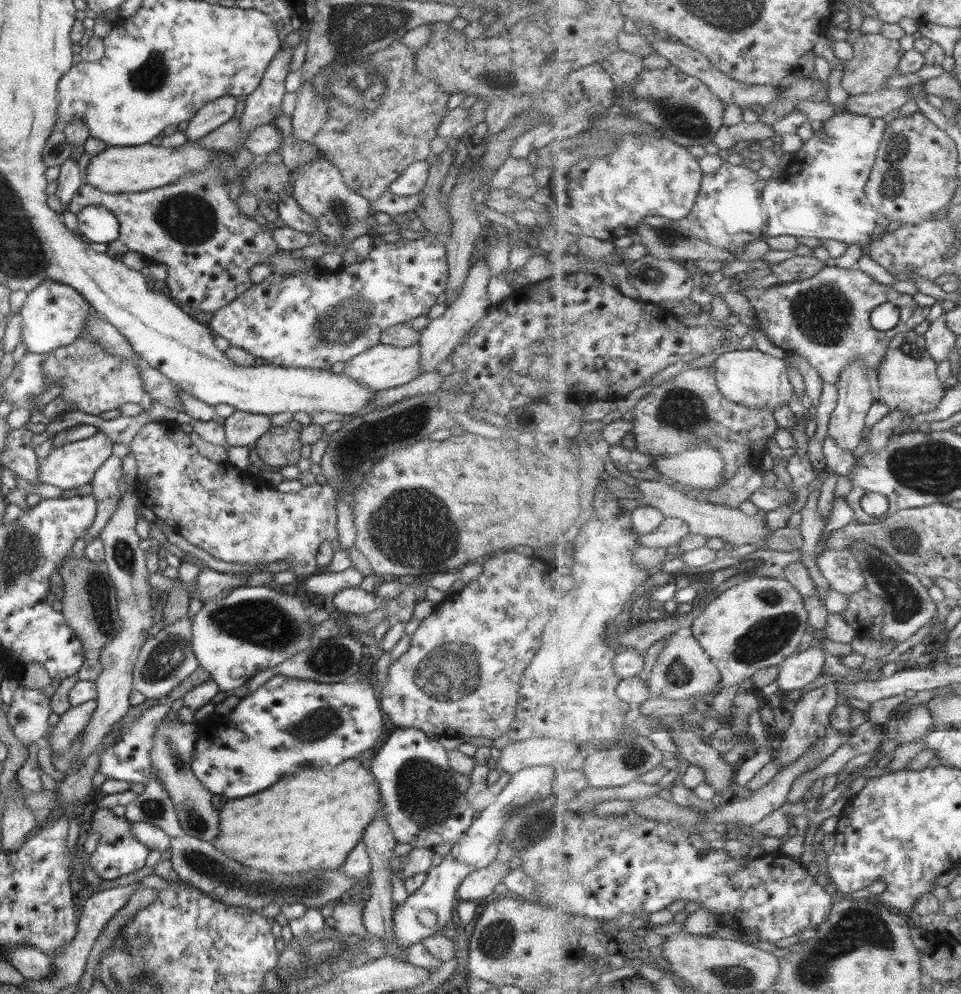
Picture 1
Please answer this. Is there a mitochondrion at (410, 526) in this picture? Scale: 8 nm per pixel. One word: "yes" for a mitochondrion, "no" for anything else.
yes

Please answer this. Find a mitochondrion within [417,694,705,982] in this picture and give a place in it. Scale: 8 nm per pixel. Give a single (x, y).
(500, 937)

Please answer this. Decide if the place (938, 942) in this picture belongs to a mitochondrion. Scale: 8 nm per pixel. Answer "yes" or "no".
no

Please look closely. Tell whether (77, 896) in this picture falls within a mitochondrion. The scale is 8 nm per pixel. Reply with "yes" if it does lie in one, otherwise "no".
no

